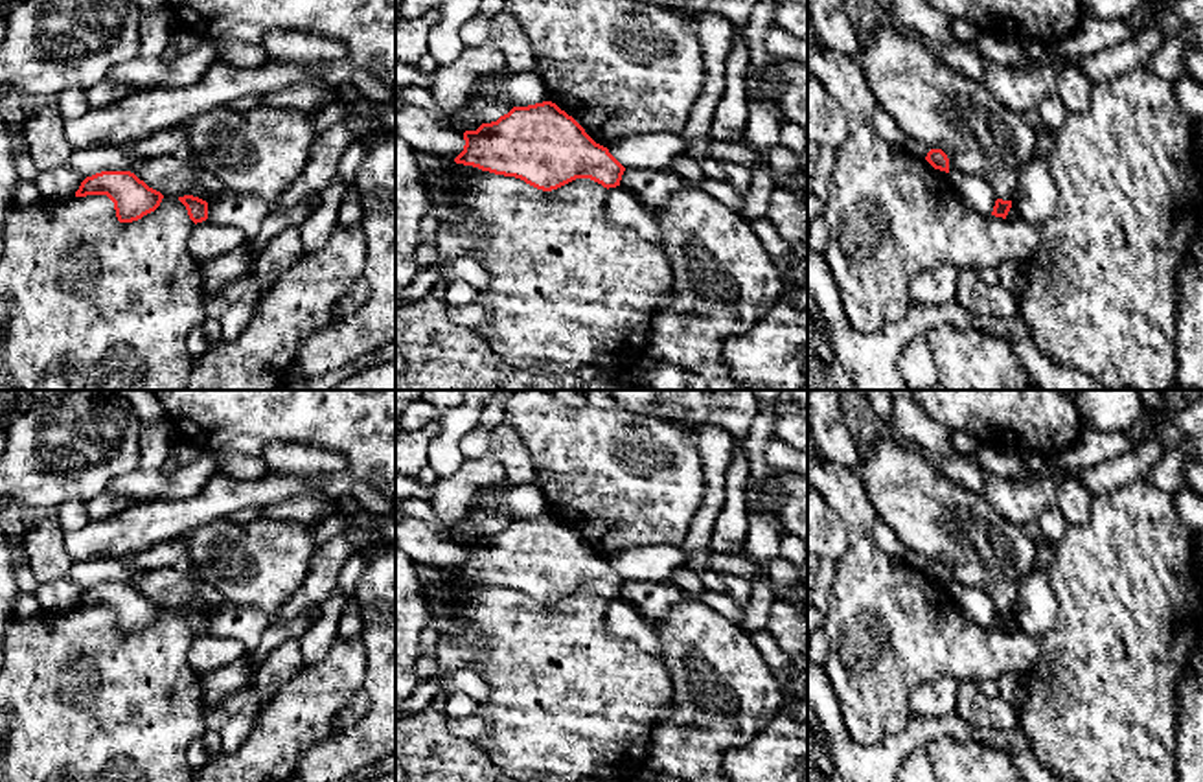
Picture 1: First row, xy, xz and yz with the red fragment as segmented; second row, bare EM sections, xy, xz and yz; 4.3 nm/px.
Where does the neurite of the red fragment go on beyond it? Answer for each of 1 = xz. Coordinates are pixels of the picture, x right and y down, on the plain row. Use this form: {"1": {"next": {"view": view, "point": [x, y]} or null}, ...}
{"1": {"next": {"view": "xz", "point": [425, 543]}}}

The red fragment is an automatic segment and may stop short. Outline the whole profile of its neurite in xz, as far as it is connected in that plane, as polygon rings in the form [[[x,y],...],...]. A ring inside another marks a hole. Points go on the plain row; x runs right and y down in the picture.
[[[552,513],[513,519],[476,543],[456,543],[441,524],[395,521],[395,545],[414,565],[449,569],[495,587],[515,589],[552,604],[576,591],[620,598],[625,580]]]

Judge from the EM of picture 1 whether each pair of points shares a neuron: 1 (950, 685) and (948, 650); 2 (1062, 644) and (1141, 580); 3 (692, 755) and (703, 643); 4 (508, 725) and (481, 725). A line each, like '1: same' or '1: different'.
1: different
2: same
3: same
4: different

